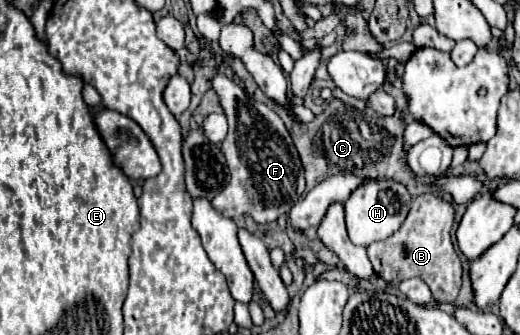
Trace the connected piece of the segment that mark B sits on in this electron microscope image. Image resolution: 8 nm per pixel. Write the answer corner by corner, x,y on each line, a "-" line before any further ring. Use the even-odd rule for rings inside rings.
422,193
412,199
410,213
402,227
384,241
368,245
368,257
376,275
398,287
400,281
420,277
432,291
434,301
452,303
462,287
462,263
450,241
454,223
454,205
436,193
-
398,271
398,273
394,273

